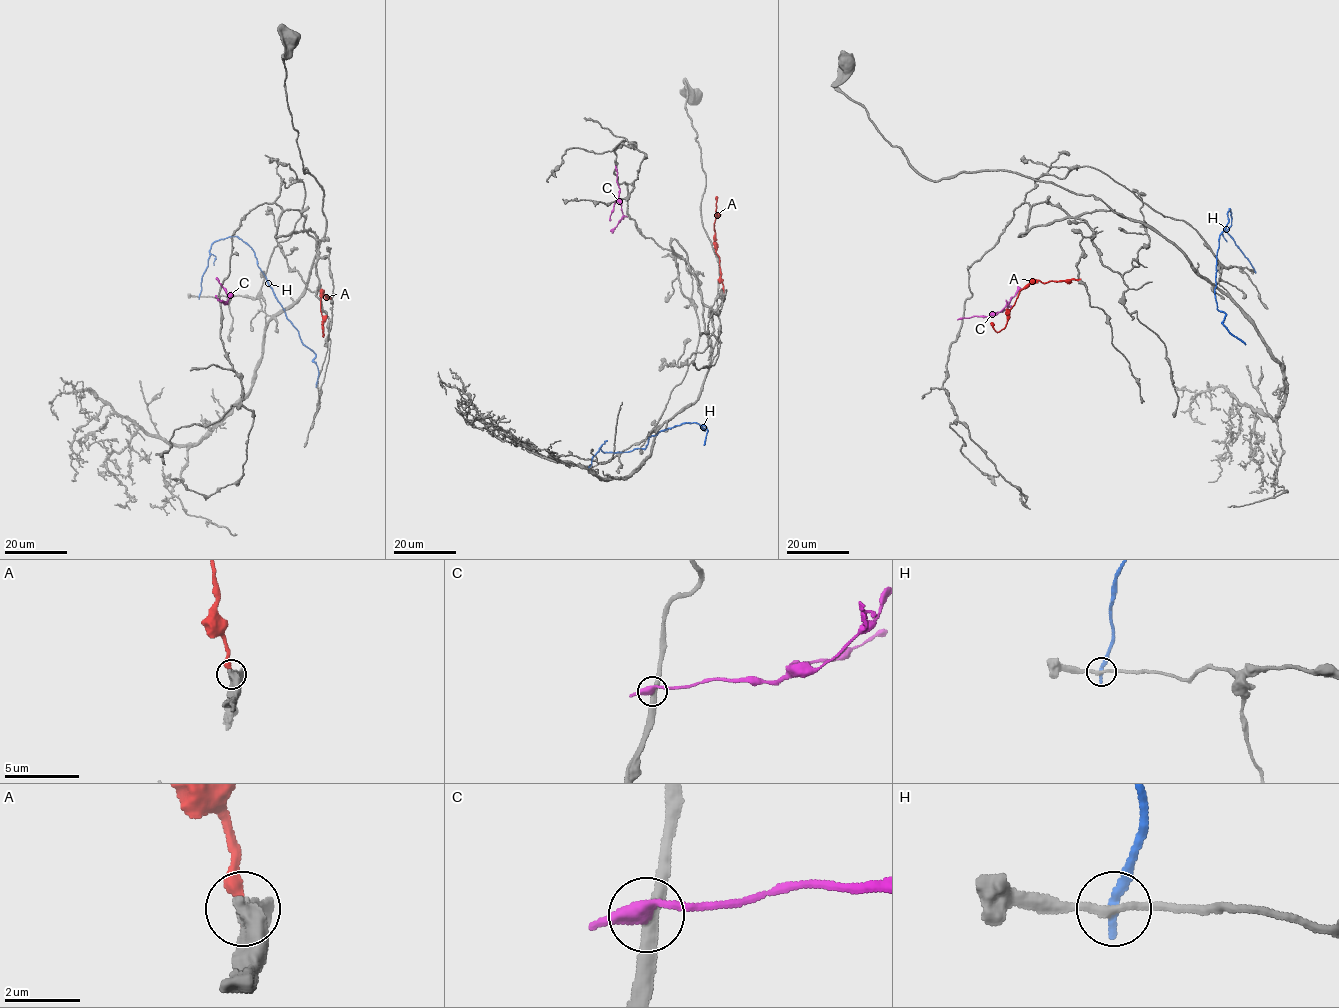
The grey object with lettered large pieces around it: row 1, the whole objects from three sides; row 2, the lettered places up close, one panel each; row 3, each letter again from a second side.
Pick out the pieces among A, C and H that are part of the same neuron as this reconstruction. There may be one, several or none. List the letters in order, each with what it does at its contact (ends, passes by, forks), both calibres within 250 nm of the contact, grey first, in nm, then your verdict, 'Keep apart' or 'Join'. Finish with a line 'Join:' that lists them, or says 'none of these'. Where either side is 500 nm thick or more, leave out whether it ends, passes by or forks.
A: It ends there. Thickness 400 nm (grey) against 360 nm. Keep apart
C: It passes by. Thickness 300 nm (grey) against 360 nm. Keep apart
H: It ends there. Thickness 200 nm (grey) against 280 nm. Keep apart
Join: none of these

